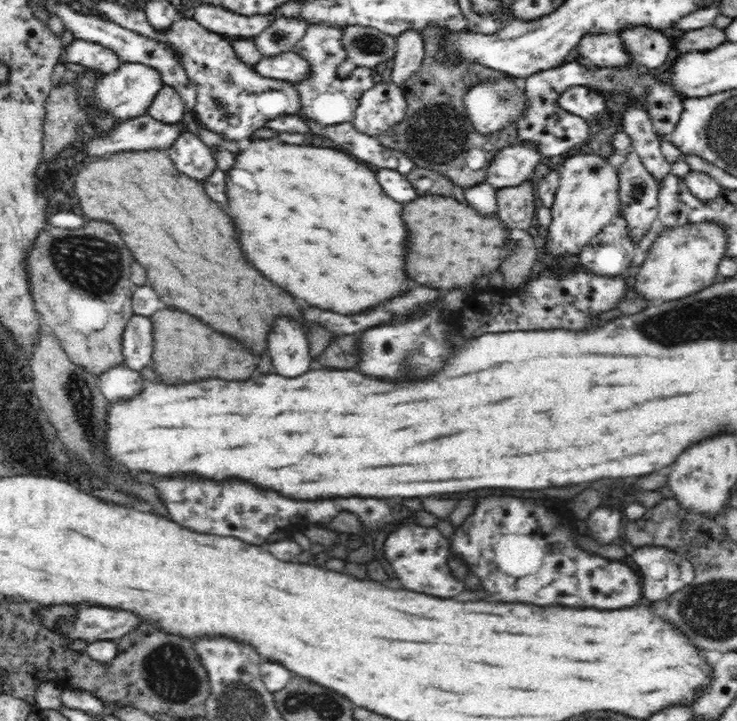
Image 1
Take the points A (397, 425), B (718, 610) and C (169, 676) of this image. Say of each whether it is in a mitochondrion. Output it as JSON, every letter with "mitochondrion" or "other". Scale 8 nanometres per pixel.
{"A":"other","B":"mitochondrion","C":"mitochondrion"}

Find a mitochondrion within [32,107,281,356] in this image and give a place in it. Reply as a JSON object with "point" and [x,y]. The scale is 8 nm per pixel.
{"point":[61,251]}

